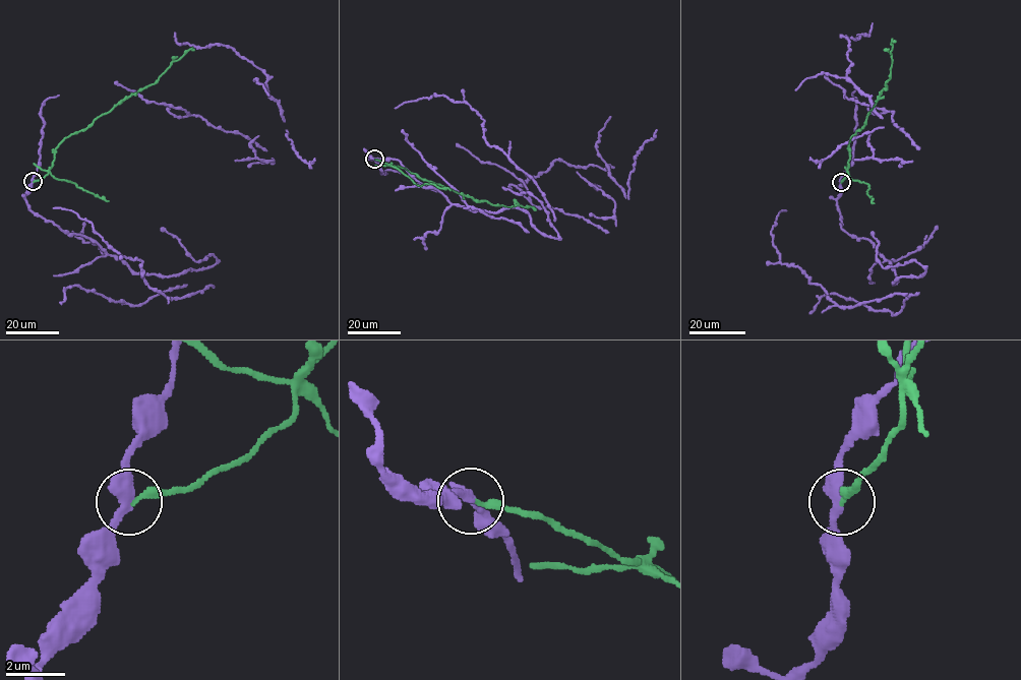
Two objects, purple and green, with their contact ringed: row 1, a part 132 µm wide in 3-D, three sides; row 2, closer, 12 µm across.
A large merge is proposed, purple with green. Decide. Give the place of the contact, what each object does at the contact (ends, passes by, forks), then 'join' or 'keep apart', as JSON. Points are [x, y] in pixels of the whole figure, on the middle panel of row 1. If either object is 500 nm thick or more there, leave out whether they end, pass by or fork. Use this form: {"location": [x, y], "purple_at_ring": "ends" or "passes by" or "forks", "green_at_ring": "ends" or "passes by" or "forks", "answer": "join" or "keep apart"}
{"location": [374, 159], "purple_at_ring": "passes by", "green_at_ring": "ends", "answer": "keep apart"}

